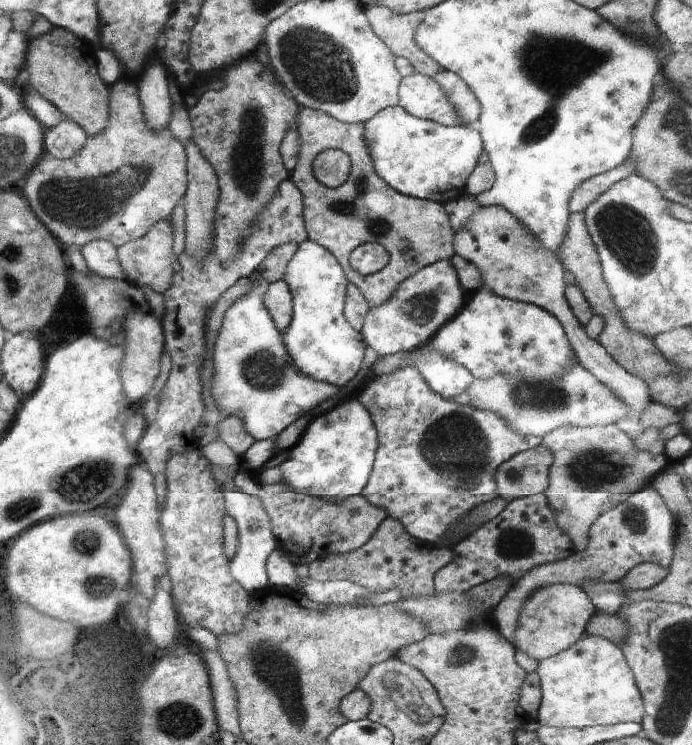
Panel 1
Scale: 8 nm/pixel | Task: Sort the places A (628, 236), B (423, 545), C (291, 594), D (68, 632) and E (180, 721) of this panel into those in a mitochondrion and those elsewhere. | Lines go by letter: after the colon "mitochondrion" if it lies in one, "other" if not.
A: mitochondrion
B: other
C: other
D: other
E: mitochondrion

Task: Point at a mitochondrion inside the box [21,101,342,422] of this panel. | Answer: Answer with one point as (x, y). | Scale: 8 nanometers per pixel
(81, 208)

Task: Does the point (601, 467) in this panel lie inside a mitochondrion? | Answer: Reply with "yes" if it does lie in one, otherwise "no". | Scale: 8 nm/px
yes

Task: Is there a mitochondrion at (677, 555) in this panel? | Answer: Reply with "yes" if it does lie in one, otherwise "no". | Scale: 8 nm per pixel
no

